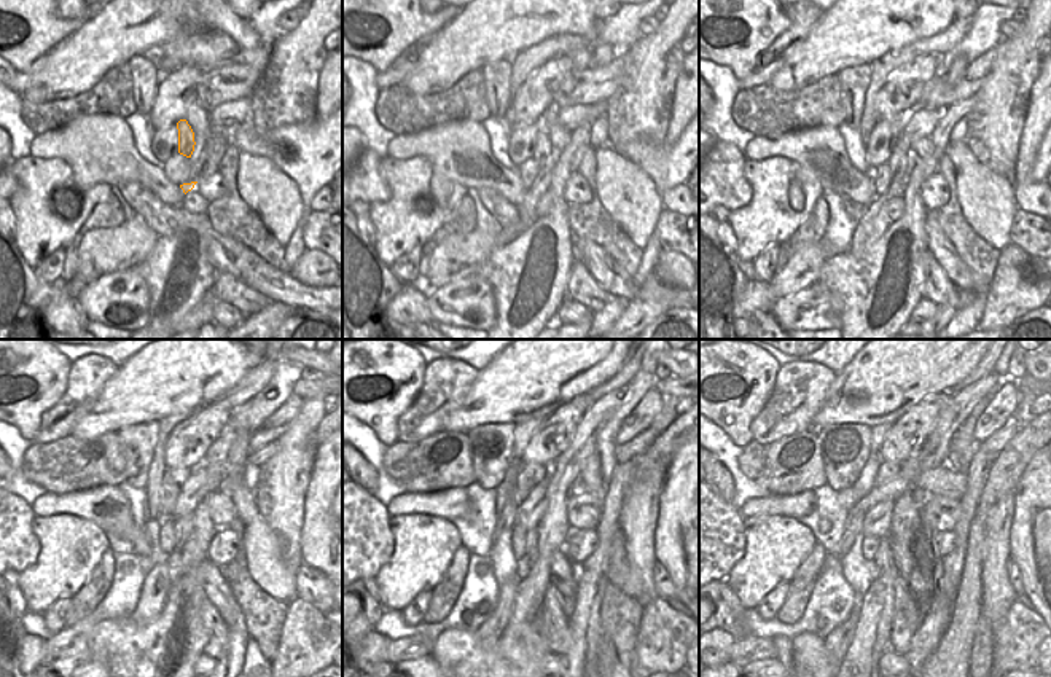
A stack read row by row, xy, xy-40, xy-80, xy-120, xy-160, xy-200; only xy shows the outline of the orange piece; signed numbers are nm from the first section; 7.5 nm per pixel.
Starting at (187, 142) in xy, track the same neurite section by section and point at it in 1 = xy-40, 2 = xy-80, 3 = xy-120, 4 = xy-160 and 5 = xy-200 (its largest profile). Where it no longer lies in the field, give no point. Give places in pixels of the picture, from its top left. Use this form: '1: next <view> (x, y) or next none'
1: next xy-40 (542, 155)
2: next xy-80 (898, 160)
3: next xy-120 (183, 526)
4: next xy-160 (531, 553)
5: next xy-200 (882, 558)

